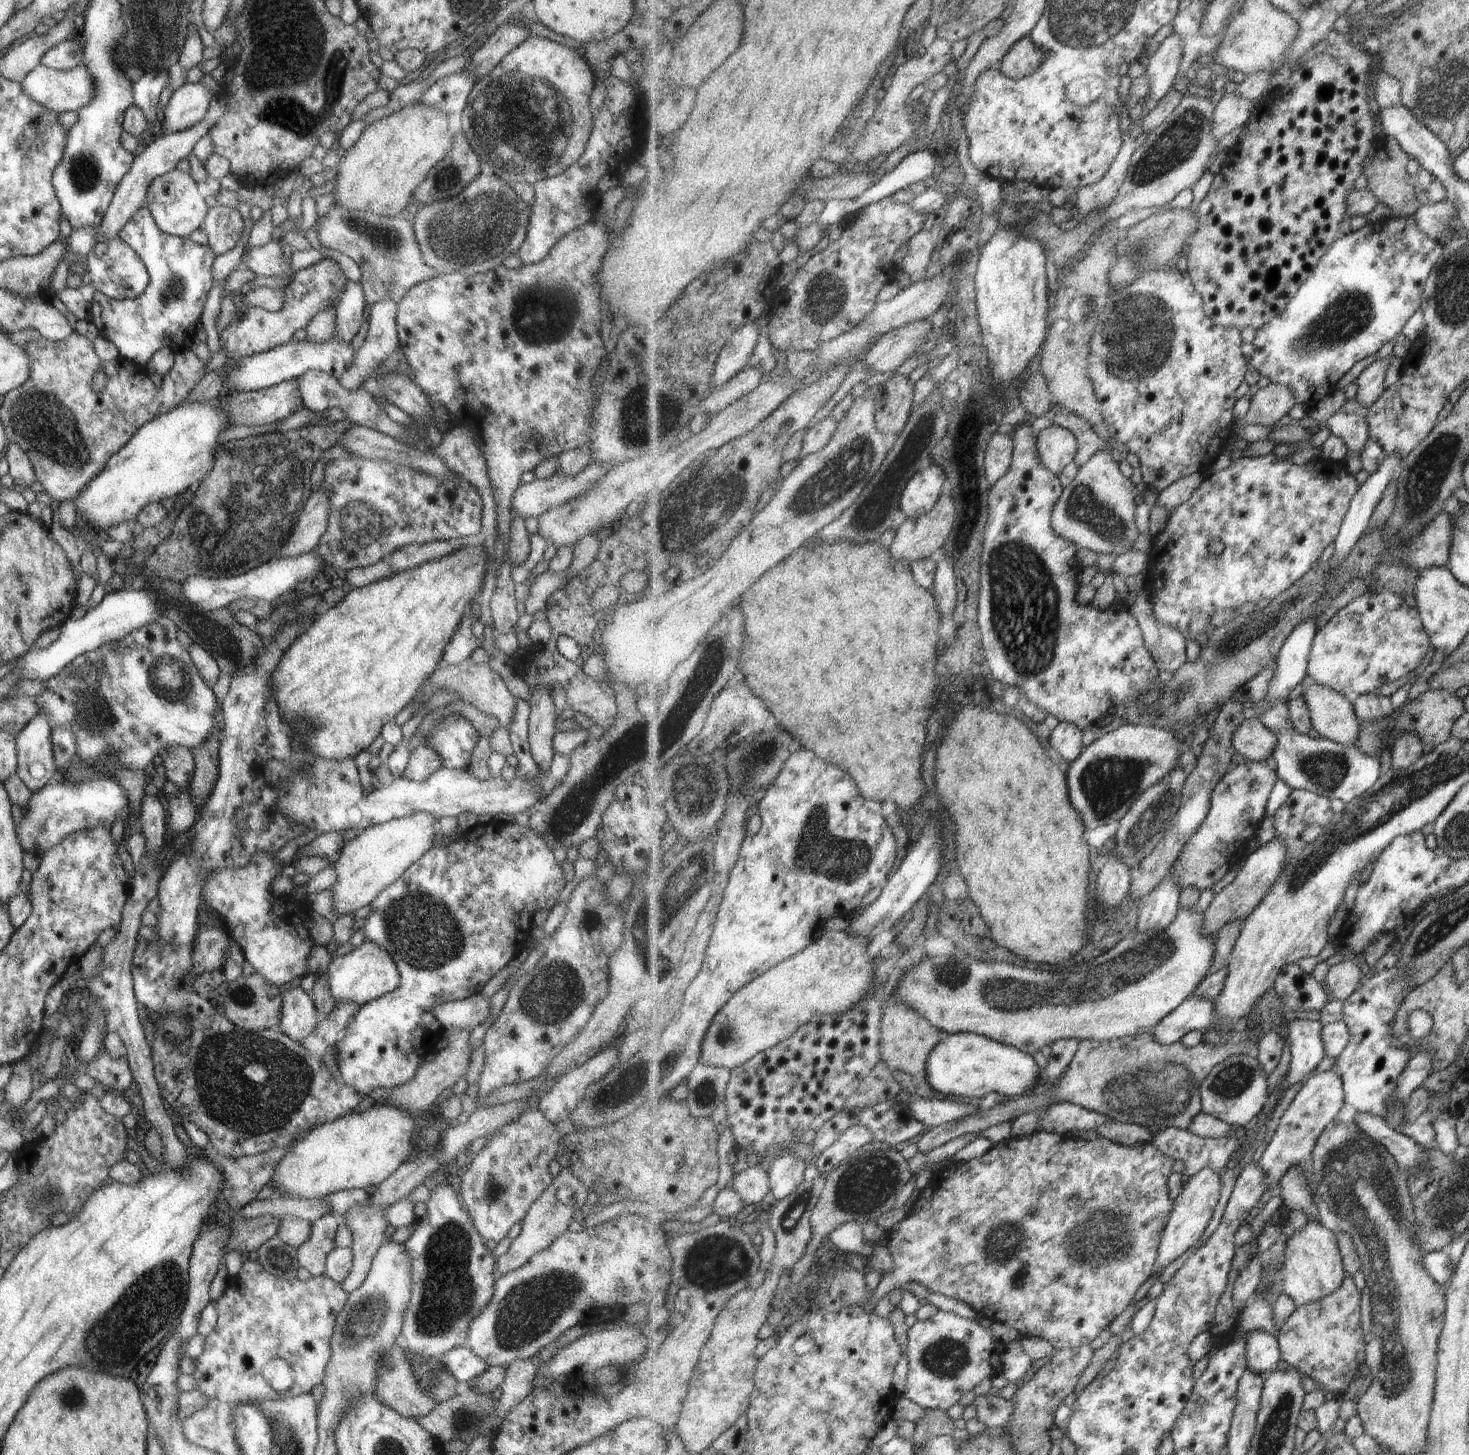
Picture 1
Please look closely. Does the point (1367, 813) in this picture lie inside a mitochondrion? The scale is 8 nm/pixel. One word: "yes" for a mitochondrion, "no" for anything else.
yes

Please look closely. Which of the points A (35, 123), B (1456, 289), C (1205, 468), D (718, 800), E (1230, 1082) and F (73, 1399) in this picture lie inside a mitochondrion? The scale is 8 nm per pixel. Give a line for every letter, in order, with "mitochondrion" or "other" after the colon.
A: mitochondrion
B: mitochondrion
C: other
D: mitochondrion
E: mitochondrion
F: mitochondrion

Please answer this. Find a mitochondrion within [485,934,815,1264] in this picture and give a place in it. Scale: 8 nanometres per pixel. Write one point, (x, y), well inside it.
(548, 999)

